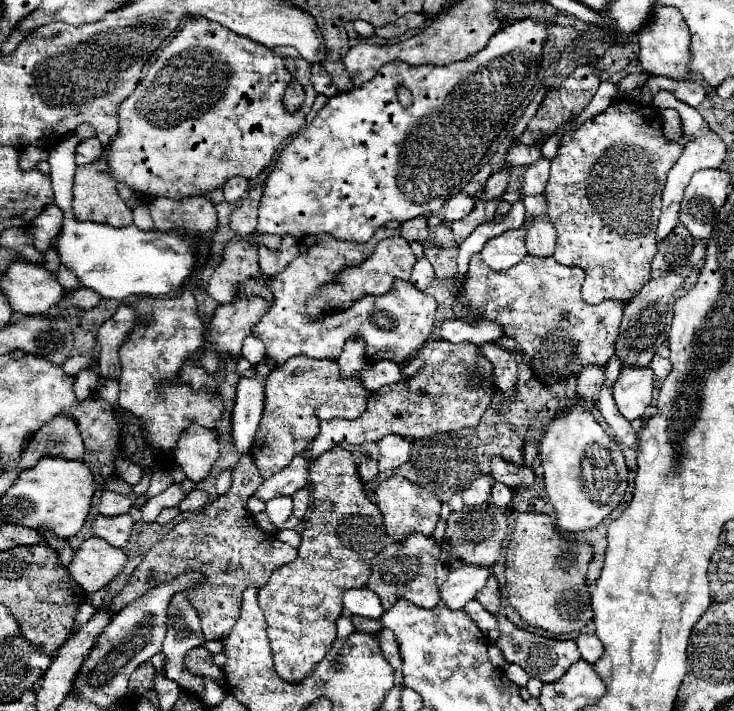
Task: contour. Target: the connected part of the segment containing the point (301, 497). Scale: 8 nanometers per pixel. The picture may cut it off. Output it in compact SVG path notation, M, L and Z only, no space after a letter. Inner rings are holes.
M304 488L304 490L298 490L294 496L294 516L296 518L304 518L304 514L306 514L306 508L308 508L308 490Z

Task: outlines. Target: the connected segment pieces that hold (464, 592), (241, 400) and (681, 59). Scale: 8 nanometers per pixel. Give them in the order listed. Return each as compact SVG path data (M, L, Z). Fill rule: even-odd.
M476 564L460 566L442 584L440 596L448 604L448 608L460 610L466 606L466 602L474 600L474 596L486 586L486 580L490 576L492 570L488 566L476 566Z
M264 358L256 364L256 374L252 378L242 378L236 392L234 412L232 412L232 440L240 452L250 450L254 434L258 430L264 412L264 386L266 378L276 364Z
M656 6L656 12L652 12L652 20L648 20L646 28L636 34L638 46L640 46L640 64L650 76L668 76L668 78L688 78L690 76L690 36L688 28L684 24L684 18L676 8L668 6Z

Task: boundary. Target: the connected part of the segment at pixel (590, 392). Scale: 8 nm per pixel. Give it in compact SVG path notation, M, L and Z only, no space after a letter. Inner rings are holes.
M586 366L580 376L578 376L578 398L588 404L588 406L594 406L596 398L598 398L598 392L604 384L604 368L602 366Z

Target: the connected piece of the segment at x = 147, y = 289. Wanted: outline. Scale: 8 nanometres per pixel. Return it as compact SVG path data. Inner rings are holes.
M76 134L66 136L50 150L50 176L56 206L64 212L62 232L56 238L60 262L72 268L78 280L96 290L102 298L126 298L126 296L168 296L176 294L196 270L196 250L184 232L160 232L140 230L134 224L114 228L98 222L78 222L72 212L72 182L76 172L74 152L80 144Z

